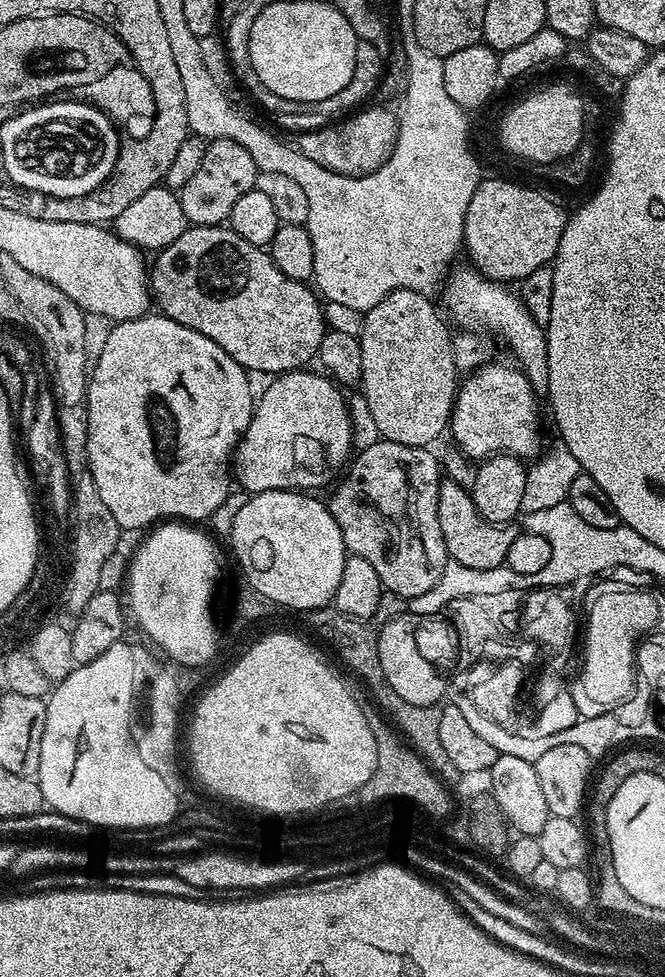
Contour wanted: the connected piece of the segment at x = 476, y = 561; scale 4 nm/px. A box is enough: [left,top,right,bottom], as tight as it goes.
[438,478,518,570]

